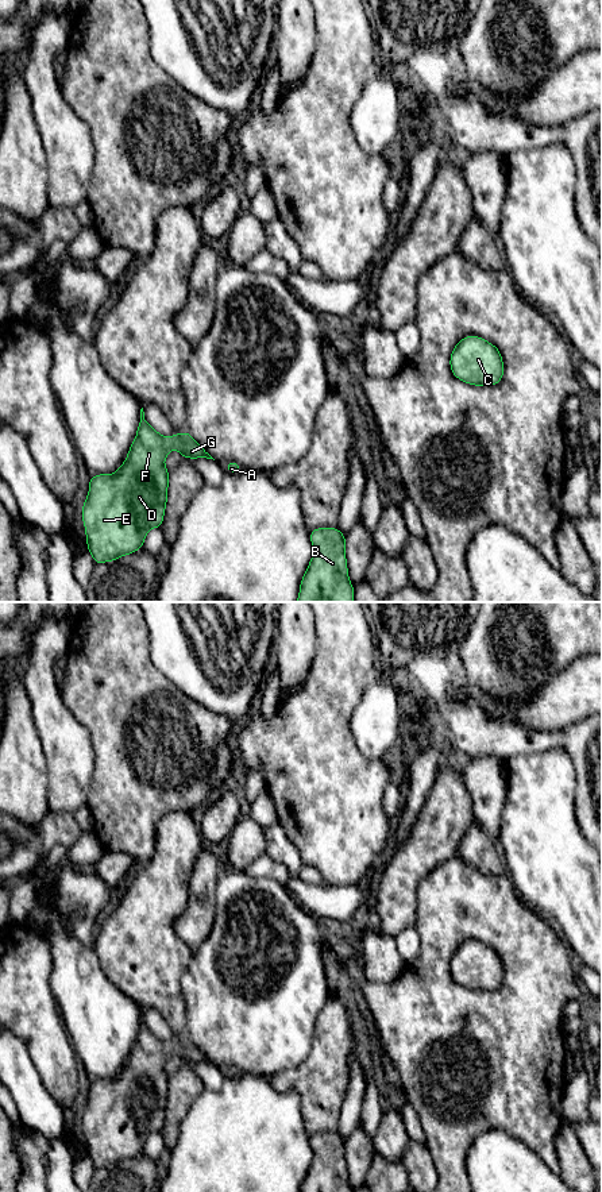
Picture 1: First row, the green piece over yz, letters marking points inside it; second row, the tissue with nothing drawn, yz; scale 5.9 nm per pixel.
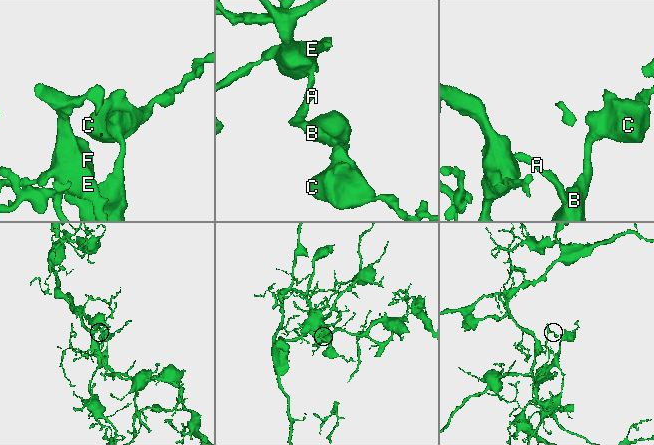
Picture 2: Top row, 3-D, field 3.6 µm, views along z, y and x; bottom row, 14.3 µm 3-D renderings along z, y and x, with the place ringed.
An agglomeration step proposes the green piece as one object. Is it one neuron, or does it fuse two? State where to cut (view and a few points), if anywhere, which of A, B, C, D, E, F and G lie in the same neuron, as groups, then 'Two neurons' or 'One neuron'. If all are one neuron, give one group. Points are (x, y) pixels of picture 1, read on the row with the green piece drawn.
No split. Groups: A B C D E F G. One neuron

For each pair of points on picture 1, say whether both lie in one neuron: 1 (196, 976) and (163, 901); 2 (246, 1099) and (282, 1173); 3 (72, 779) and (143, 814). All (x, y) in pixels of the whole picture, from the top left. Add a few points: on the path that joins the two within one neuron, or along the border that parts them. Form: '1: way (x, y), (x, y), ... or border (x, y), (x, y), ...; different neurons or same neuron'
1: border (193, 952), (181, 979), (182, 992); different neurons
2: way (246, 1118), (246, 1135), (263, 1154); same neuron
3: border (95, 756), (95, 768), (85, 803); different neurons

